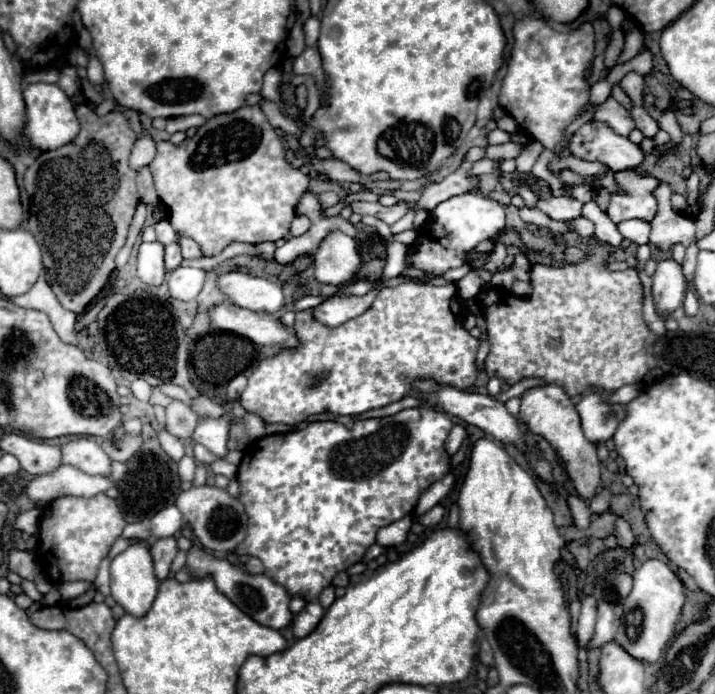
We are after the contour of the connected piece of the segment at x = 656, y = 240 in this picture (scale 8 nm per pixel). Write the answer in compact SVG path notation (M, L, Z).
M667 182L659 184L659 188L655 190L655 196L659 202L659 212L655 214L649 242L659 248L669 248L677 242L683 246L689 246L691 242L695 242L693 218L687 218L669 206L671 188Z

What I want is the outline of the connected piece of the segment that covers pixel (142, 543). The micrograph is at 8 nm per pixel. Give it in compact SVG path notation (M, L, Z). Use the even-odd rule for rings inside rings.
M137 538L111 562L111 596L115 598L117 604L125 608L125 612L133 616L143 616L151 608L157 596L157 588L159 588L159 580L153 570L151 544L147 538Z

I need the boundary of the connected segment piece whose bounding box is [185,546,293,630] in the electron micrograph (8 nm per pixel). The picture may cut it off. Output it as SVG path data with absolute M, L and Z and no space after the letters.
M193 546L189 550L189 556L187 556L187 562L185 562L191 570L193 576L207 576L211 574L215 578L215 584L217 588L237 606L241 608L247 616L251 616L255 622L263 624L263 626L269 626L269 628L275 628L275 630L283 630L285 626L289 626L289 622L293 620L293 614L289 610L289 594L287 590L273 582L271 578L267 578L265 574L259 574L259 576L249 576L245 574L239 566L235 564L229 564L227 560L221 560L221 558L213 558L209 556L207 552L203 552L199 546Z

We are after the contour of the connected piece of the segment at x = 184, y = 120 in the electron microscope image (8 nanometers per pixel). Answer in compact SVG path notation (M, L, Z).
M181 116L181 118L171 118L167 120L165 130L189 130L191 126L203 126L207 120L203 116Z

